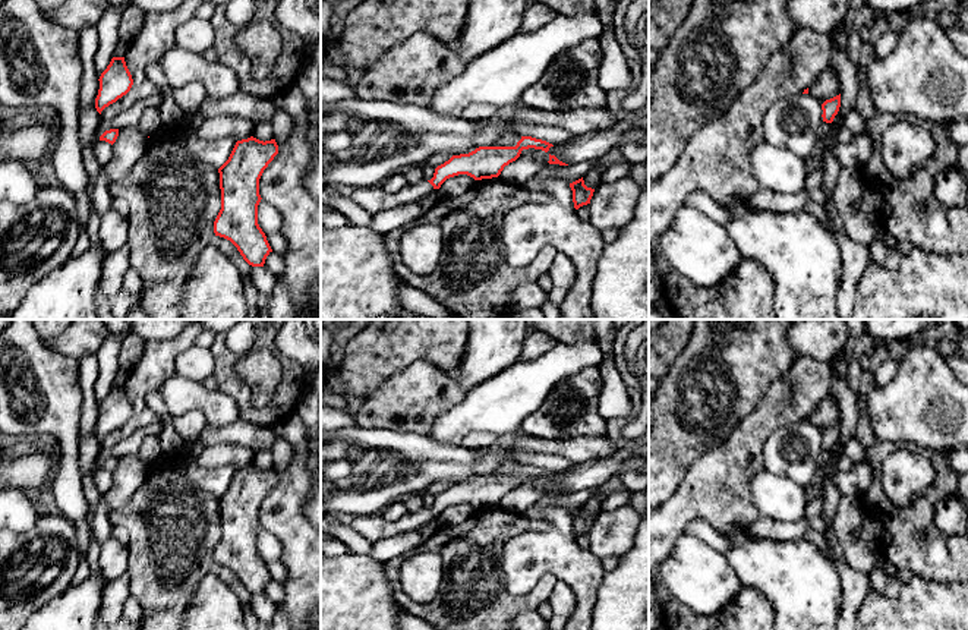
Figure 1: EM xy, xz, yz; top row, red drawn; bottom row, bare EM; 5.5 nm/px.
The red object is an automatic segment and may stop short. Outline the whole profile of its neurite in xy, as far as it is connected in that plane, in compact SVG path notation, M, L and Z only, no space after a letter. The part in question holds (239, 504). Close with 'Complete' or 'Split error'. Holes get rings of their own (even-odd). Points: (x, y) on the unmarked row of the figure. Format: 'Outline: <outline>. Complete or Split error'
Outline: M250 464L237 469L228 488L218 497L221 538L214 549L214 561L230 568L252 595L264 595L267 585L272 580L265 561L258 552L258 533L262 527L259 507L277 482L275 467L264 470Z. Complete

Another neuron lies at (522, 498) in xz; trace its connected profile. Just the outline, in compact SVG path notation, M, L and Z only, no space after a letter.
M518 485L515 489L504 495L498 507L510 511L527 511L536 505L545 492L533 485Z

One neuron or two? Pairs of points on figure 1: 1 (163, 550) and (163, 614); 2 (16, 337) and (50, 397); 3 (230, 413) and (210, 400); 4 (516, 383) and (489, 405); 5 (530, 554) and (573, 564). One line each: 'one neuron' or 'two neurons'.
1: one neuron
2: one neuron
3: one neuron
4: one neuron
5: one neuron

